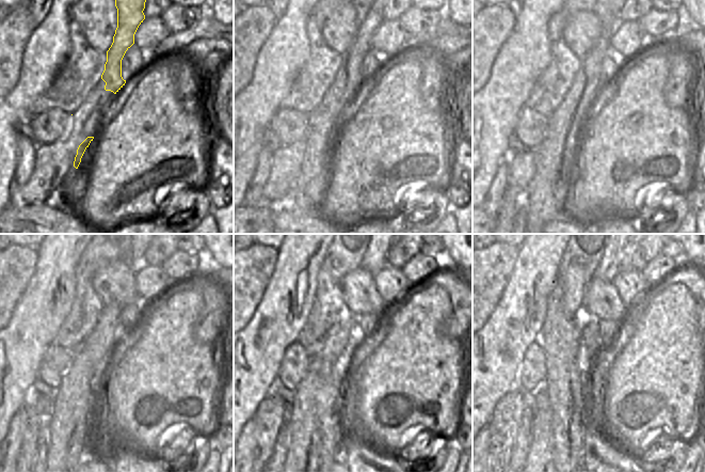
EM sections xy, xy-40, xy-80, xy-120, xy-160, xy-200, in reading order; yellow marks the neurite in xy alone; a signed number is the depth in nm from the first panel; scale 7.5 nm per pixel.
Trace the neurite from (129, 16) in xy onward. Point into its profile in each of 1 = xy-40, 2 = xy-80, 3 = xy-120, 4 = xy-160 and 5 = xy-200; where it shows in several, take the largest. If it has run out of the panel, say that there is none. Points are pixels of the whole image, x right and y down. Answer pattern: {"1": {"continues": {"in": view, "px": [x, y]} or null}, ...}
{"1": {"continues": {"in": "xy-40", "px": [322, 122]}}, "2": {"continues": {"in": "xy-80", "px": [544, 198]}}, "3": {"continues": {"in": "xy-120", "px": [75, 398]}}, "4": {"continues": {"in": "xy-160", "px": [329, 359]}}, "5": {"continues": {"in": "xy-200", "px": [540, 451]}}}

